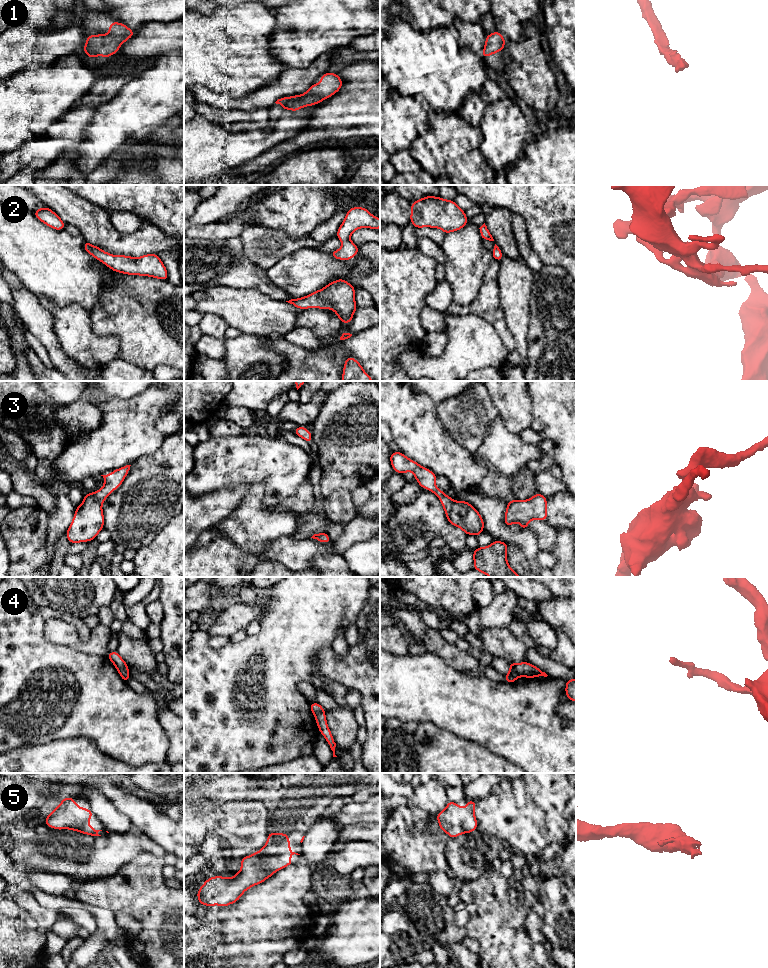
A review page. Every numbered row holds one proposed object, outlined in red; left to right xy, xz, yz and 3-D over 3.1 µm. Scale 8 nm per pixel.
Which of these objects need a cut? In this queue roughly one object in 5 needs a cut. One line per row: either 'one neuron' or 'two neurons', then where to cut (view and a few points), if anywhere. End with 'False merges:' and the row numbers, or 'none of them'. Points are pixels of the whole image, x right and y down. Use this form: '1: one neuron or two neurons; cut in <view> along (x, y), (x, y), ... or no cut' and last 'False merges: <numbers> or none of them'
1: one neuron; no cut
2: one neuron; no cut
3: one neuron; no cut
4: one neuron; no cut
5: one neuron; no cut
False merges: none of them

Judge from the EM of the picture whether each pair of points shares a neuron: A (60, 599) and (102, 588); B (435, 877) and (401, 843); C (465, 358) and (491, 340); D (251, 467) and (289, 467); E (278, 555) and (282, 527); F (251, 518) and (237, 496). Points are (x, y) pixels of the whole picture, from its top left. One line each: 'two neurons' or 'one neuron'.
A: one neuron
B: two neurons
C: one neuron
D: one neuron
E: two neurons
F: two neurons

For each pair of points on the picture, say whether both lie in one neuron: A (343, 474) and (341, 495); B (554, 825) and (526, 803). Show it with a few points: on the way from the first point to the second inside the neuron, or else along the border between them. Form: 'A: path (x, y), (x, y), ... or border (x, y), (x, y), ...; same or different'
A: border (350, 490), (337, 489), (323, 498); different
B: path (552, 816), (539, 803), (535, 803); same

